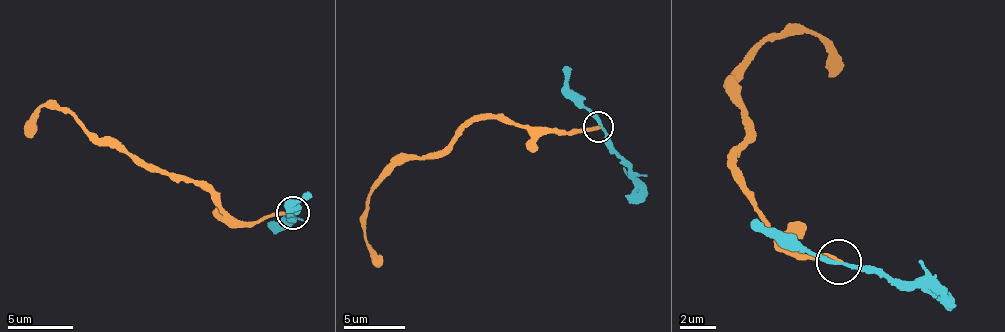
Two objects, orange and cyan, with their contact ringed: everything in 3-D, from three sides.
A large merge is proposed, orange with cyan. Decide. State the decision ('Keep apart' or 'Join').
Keep apart

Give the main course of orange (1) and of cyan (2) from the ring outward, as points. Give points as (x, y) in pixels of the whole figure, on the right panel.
1: (840, 263), (785, 244), (732, 172), (747, 126), (733, 100), (761, 42), (809, 33), (830, 53), (833, 76)
2: (837, 263), (871, 265), (908, 284), (949, 293)

